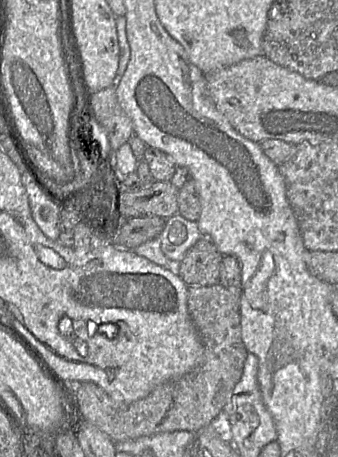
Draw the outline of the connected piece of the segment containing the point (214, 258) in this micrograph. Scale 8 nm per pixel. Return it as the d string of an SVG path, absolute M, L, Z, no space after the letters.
M202 237L186 252L183 259L175 264L174 270L188 286L220 284L219 271L222 256L208 238Z

